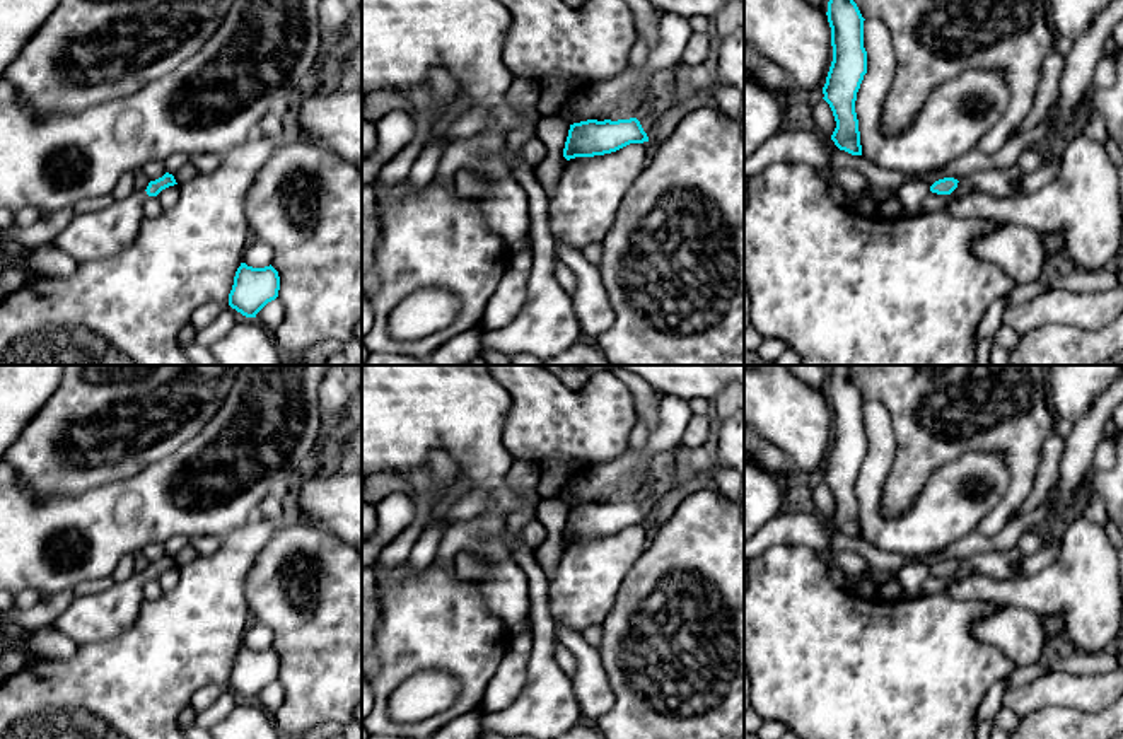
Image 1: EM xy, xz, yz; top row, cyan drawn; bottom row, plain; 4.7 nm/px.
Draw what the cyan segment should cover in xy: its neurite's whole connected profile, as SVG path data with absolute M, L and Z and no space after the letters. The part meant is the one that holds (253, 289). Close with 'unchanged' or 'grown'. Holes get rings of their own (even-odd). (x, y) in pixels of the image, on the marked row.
M241 263L229 294L229 305L246 317L256 317L268 302L278 297L278 290L280 276L271 265L253 268Z; unchanged

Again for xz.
M637 118L630 119L587 119L570 125L563 148L567 160L575 157L594 157L616 152L630 143L649 142Z; unchanged

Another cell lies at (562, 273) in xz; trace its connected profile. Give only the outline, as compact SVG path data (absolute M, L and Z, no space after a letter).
M562 261L555 265L555 278L567 294L572 295L575 292L577 278Z

